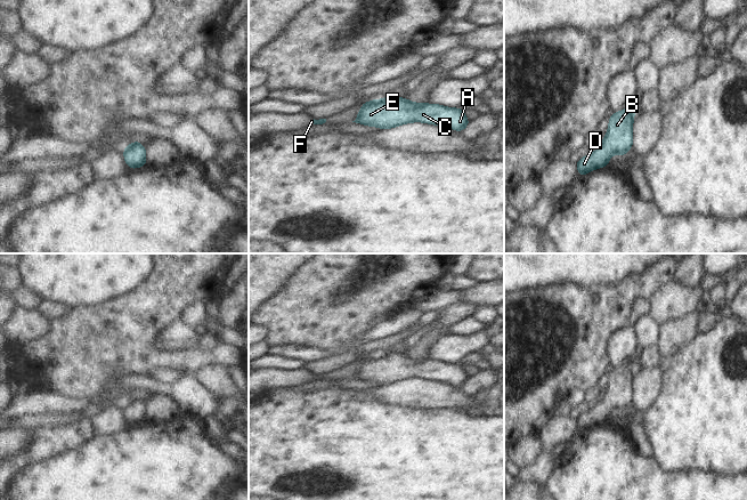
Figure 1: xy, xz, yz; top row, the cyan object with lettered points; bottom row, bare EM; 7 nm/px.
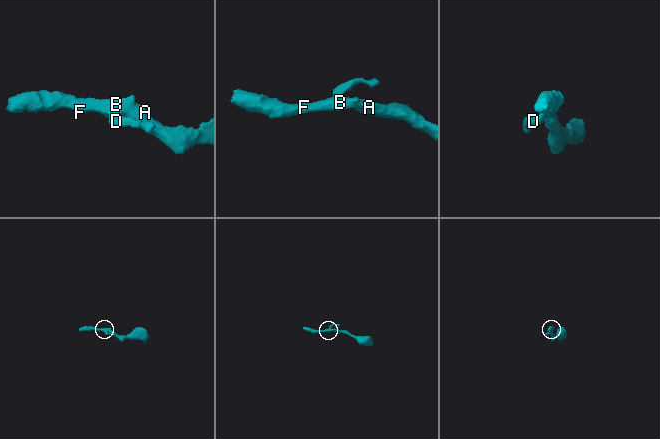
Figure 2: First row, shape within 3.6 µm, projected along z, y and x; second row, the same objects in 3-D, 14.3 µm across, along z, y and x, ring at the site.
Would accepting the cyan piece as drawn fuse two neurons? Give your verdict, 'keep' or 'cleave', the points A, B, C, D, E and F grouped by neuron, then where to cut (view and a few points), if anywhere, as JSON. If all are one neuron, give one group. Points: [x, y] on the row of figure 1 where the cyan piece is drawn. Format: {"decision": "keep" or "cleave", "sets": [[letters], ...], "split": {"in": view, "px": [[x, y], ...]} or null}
{"decision": "keep", "sets": [["A", "B", "C", "D", "E", "F"]], "split": null}

